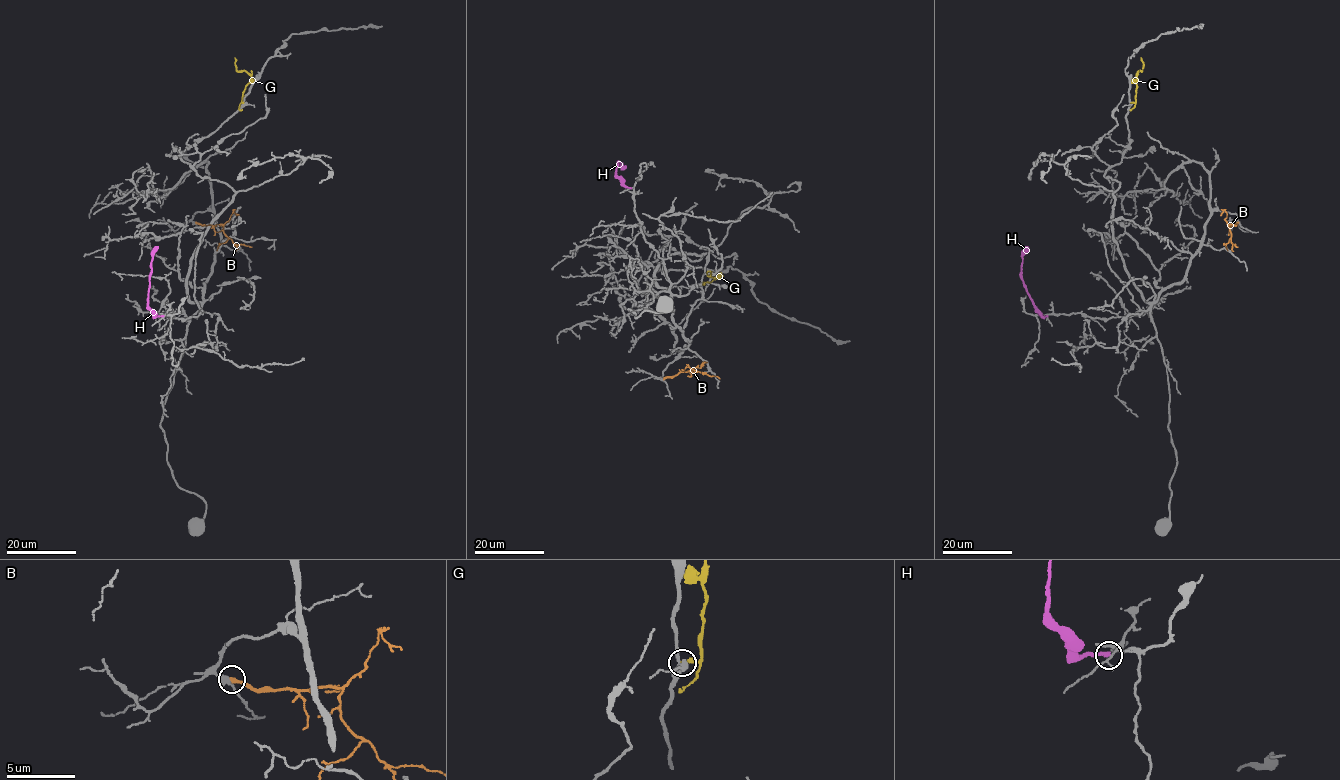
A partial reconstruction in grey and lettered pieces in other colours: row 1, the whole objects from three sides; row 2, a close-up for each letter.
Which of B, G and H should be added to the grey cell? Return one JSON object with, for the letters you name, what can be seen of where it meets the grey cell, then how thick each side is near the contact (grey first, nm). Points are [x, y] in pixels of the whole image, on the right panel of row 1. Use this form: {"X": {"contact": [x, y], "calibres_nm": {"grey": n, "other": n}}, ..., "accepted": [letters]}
{"accepted": []}

